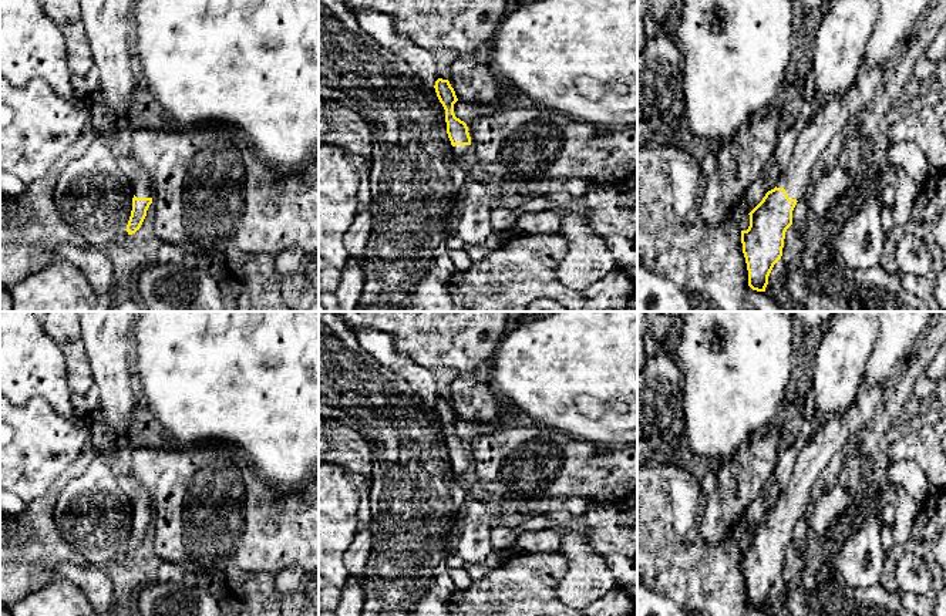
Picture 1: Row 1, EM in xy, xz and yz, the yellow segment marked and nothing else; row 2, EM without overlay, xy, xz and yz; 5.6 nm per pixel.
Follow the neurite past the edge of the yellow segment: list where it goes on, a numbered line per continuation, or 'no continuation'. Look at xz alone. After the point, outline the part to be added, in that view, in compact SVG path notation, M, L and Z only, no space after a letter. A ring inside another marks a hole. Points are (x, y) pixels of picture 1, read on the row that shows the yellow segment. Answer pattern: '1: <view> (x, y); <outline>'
1: xz (463, 151); M455 145L452 147L457 156L464 161L471 155L471 145Z

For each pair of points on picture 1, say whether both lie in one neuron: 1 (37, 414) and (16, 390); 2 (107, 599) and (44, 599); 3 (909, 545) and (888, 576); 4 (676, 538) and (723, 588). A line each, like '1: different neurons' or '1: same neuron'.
1: different neurons
2: different neurons
3: same neuron
4: same neuron

